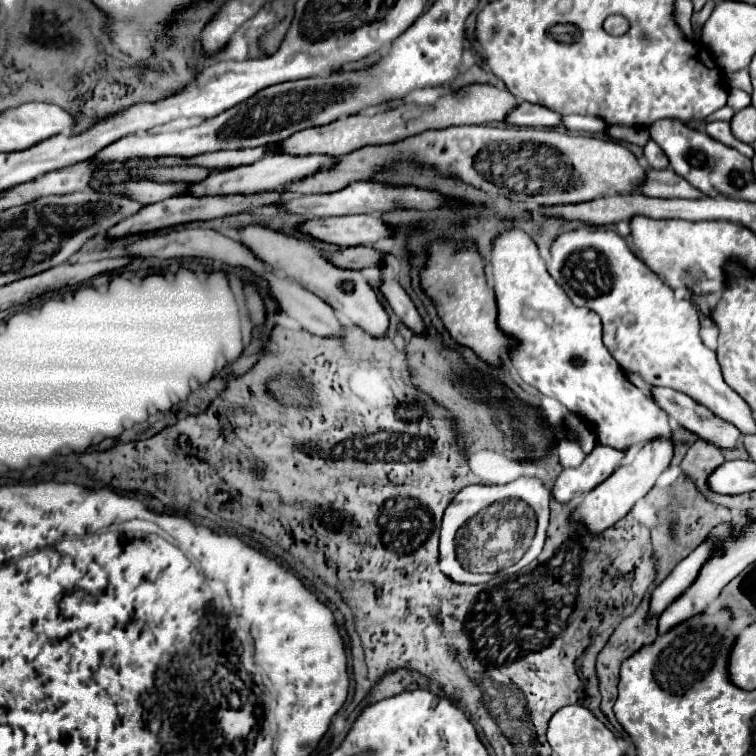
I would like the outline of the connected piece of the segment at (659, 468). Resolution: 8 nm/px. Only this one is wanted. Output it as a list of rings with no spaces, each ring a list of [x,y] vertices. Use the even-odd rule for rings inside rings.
[[[651,440],[647,444],[643,444],[633,460],[633,464],[623,470],[619,468],[617,472],[613,472],[605,482],[601,482],[597,488],[593,488],[591,492],[587,492],[573,508],[573,522],[585,524],[585,528],[589,528],[589,532],[593,532],[593,536],[601,534],[605,528],[613,526],[615,522],[619,522],[623,516],[629,514],[629,510],[633,508],[633,504],[643,498],[657,482],[659,474],[669,466],[673,458],[673,444],[669,440]]]

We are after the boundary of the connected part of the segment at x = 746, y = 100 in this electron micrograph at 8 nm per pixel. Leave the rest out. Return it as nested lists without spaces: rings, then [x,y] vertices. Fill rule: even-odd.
[[[729,90],[729,100],[727,106],[731,106],[735,112],[741,108],[747,108],[751,104],[751,96],[743,90]]]

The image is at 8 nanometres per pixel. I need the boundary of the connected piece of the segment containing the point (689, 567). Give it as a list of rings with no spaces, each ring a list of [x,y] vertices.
[[[715,536],[705,538],[687,558],[683,558],[675,570],[659,584],[655,586],[655,590],[651,592],[651,604],[649,604],[649,614],[647,618],[659,618],[661,612],[673,602],[677,600],[677,596],[681,596],[681,592],[685,592],[685,588],[689,588],[689,584],[693,584],[693,580],[699,576],[701,568],[723,550],[723,542]]]

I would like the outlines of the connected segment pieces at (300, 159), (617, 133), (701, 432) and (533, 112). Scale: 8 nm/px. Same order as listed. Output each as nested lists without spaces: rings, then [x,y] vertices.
[[[263,156],[261,160],[249,164],[249,166],[241,166],[241,168],[233,168],[227,172],[217,172],[211,174],[209,178],[205,178],[203,182],[197,182],[195,186],[189,186],[187,196],[229,196],[229,194],[261,194],[261,192],[271,192],[271,190],[281,190],[283,184],[289,184],[291,180],[301,180],[301,176],[309,176],[311,172],[317,172],[321,166],[329,166],[331,162],[337,162],[335,158],[327,158],[327,156]]]
[[[613,124],[607,126],[607,134],[619,142],[629,142],[629,144],[637,144],[643,146],[651,136],[649,130],[645,126],[621,126],[621,124]]]
[[[655,388],[653,390],[655,404],[667,412],[667,416],[679,422],[685,430],[697,434],[699,438],[715,444],[721,450],[733,450],[739,446],[739,432],[733,424],[713,416],[709,408],[691,400],[683,392],[671,388]]]
[[[521,102],[507,118],[507,124],[513,126],[543,126],[543,128],[557,128],[561,126],[561,114],[531,102]]]

